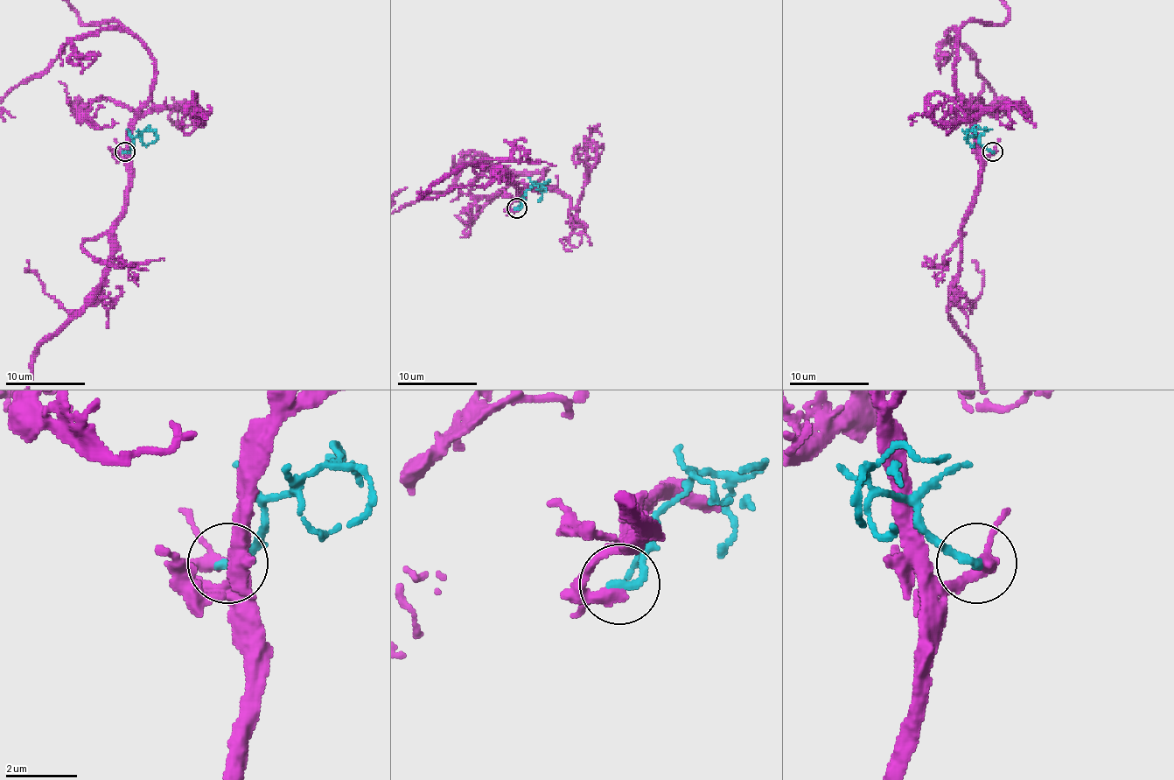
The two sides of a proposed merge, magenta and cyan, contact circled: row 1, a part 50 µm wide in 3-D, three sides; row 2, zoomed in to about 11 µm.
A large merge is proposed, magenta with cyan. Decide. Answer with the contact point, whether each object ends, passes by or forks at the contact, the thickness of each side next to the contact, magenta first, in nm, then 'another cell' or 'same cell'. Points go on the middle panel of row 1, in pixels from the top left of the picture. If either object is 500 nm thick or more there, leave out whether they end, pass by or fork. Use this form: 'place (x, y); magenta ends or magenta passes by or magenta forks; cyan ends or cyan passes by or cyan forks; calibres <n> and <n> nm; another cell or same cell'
place (516, 207); magenta passes by; cyan ends; calibres 280 and 260 nm; same cell

